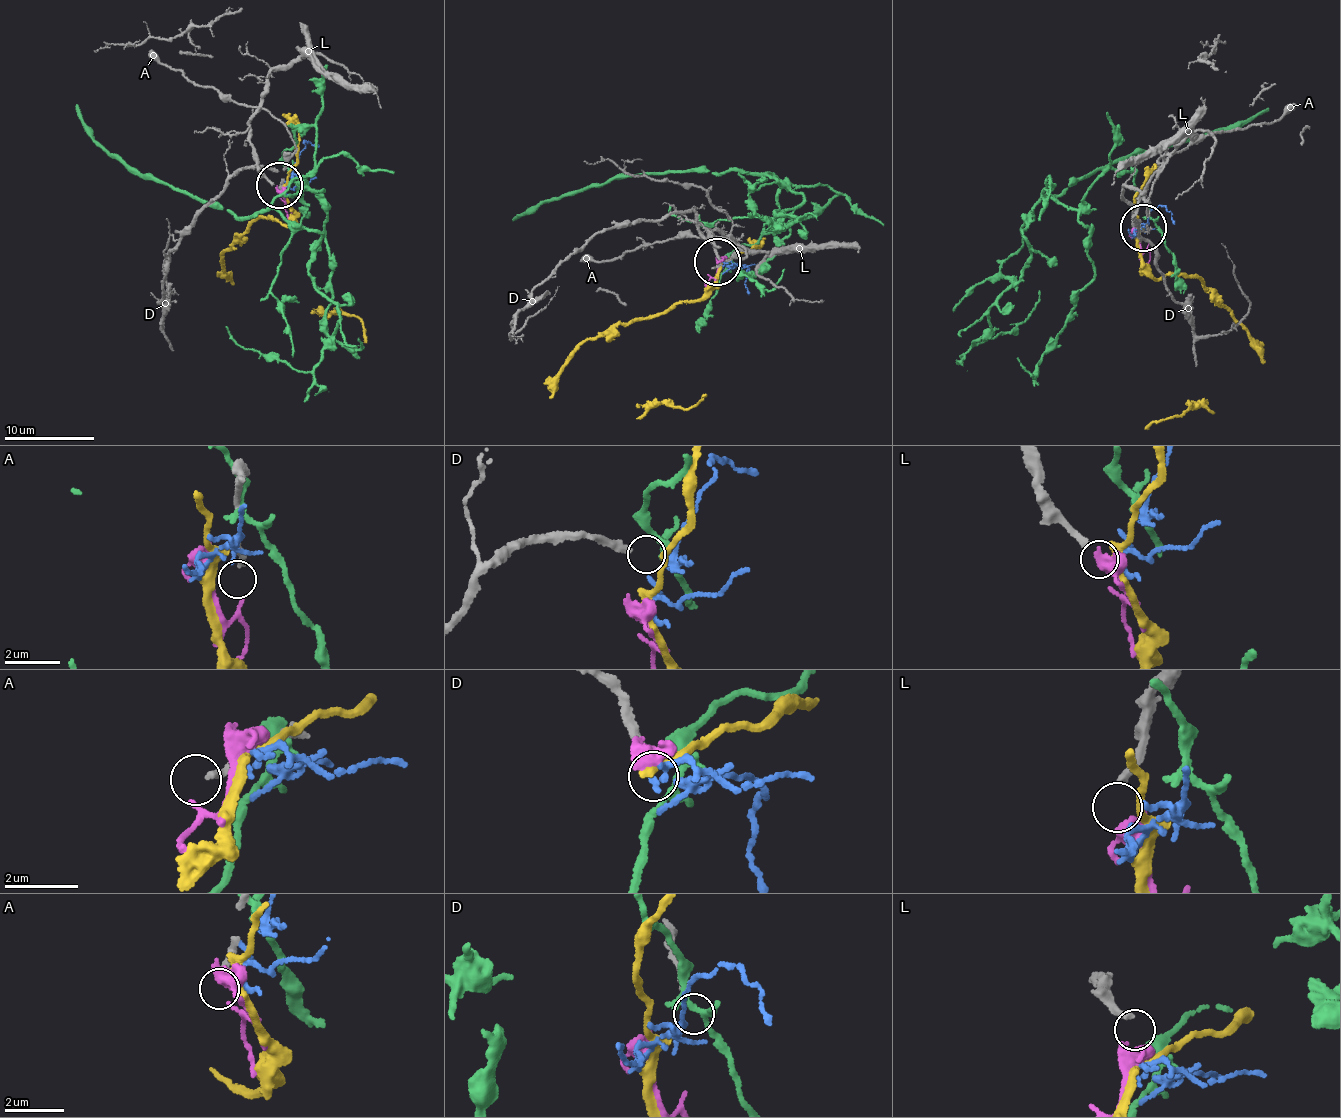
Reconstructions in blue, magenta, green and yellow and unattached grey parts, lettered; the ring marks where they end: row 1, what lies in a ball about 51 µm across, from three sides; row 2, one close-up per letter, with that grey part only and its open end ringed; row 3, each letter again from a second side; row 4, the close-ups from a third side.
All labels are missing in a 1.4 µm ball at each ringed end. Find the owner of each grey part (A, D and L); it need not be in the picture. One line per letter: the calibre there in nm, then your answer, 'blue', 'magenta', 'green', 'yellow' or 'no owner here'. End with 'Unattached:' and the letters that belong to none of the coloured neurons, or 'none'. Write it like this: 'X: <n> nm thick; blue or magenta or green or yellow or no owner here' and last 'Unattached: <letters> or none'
A: 190 nm thick; no owner here
D: 240 nm thick; no owner here
L: 240 nm thick; no owner here
Unattached: A, D, L

